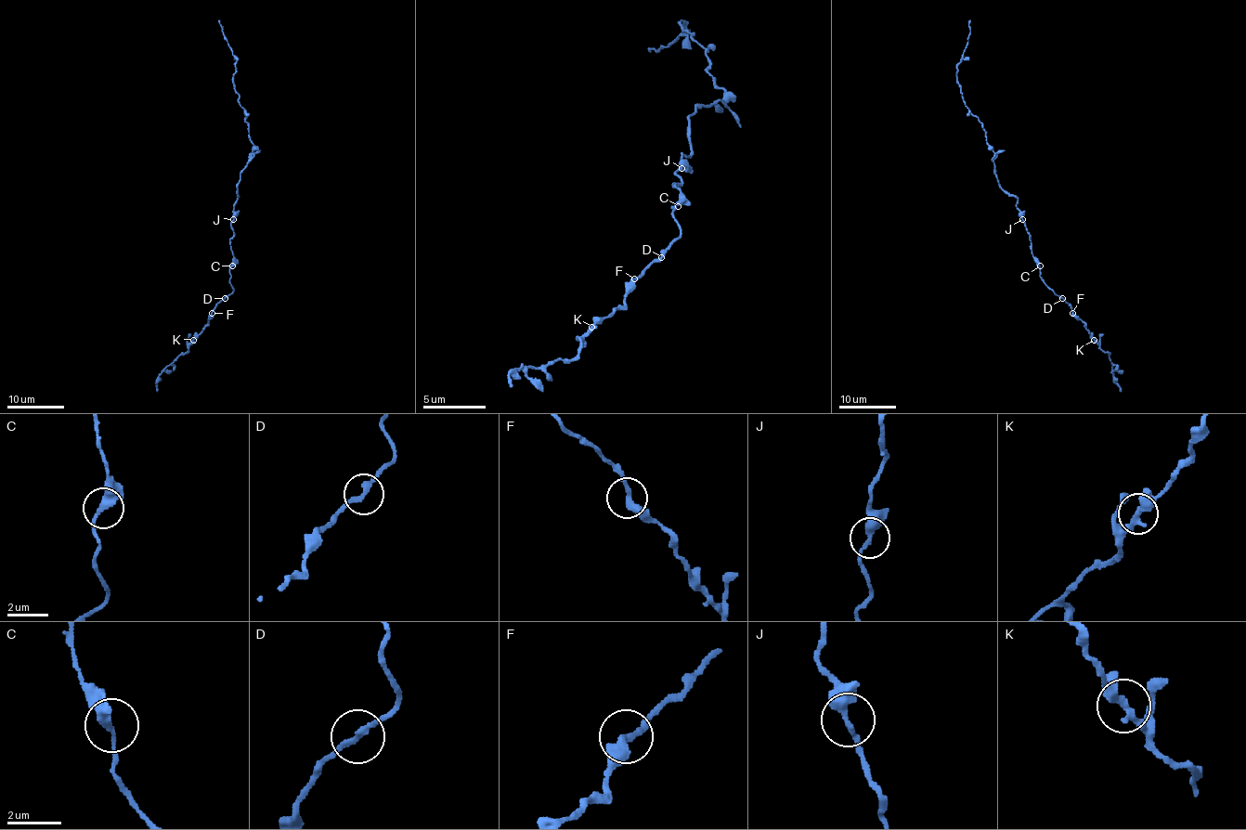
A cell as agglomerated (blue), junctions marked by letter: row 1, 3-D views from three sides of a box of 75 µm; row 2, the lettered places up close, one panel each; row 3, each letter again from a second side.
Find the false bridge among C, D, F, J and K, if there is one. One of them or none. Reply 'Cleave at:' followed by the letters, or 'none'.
Cleave at: none

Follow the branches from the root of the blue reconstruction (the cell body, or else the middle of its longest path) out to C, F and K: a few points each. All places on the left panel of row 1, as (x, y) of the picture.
C: (233, 217), (230, 223), (233, 230), (230, 240), (232, 265)
F: (233, 217), (230, 223), (233, 262), (229, 268), (229, 283), (233, 290), (212, 313)
K: (233, 217), (230, 223), (233, 262), (229, 268), (229, 283), (233, 290), (215, 307), (205, 329), (194, 340)

